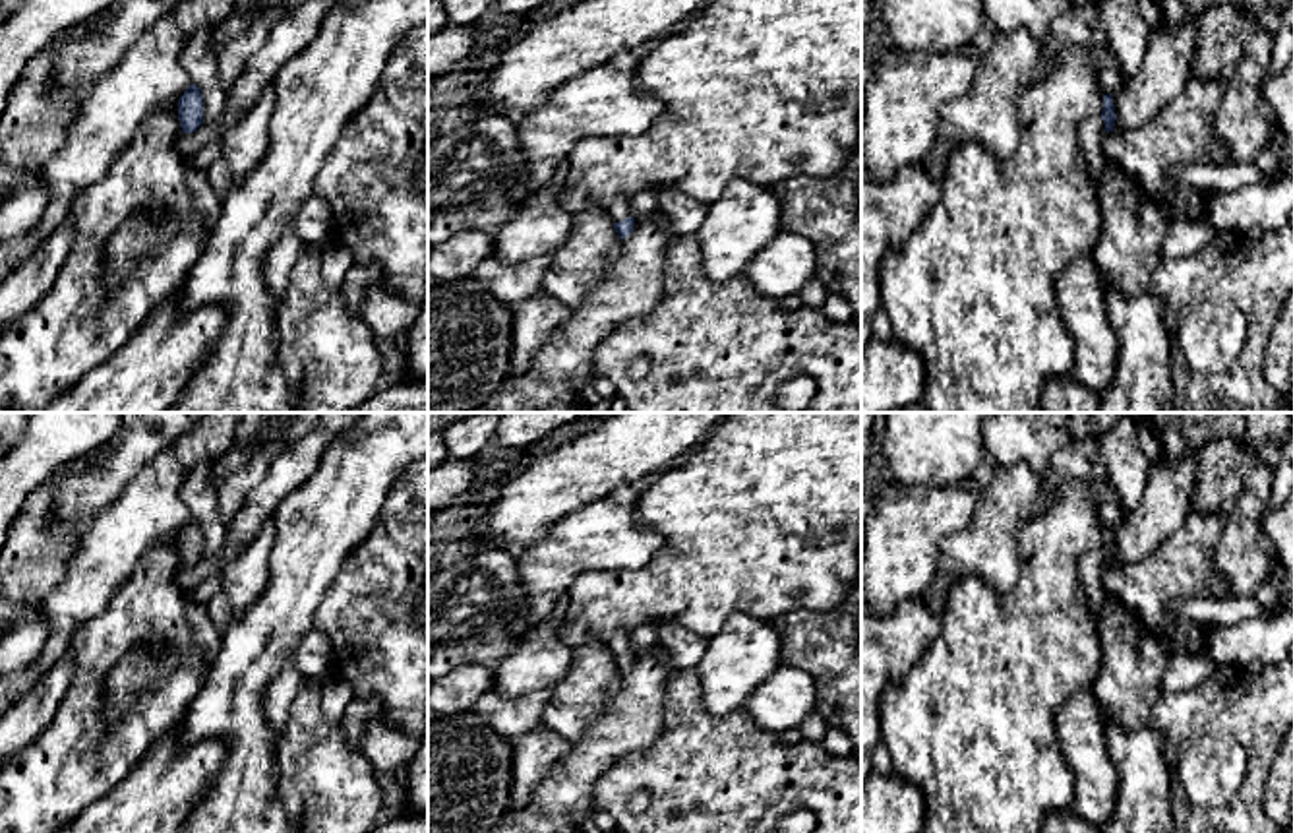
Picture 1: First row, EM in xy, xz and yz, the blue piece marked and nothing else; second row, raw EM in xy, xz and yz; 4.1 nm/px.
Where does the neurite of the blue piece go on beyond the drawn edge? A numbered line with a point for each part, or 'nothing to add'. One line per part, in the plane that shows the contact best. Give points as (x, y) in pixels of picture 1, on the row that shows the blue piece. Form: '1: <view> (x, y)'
1: yz (1092, 130)

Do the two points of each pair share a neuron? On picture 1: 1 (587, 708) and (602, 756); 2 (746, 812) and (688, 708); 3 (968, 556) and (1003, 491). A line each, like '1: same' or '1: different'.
1: different
2: same
3: same

